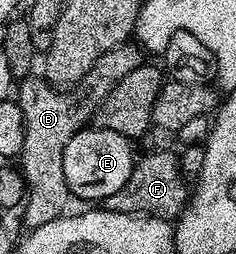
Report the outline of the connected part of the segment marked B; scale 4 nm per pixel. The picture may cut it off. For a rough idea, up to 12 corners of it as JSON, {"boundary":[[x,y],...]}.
{"boundary":[[116,46],[71,88],[19,79],[25,227],[69,209],[62,156],[142,65]]}

